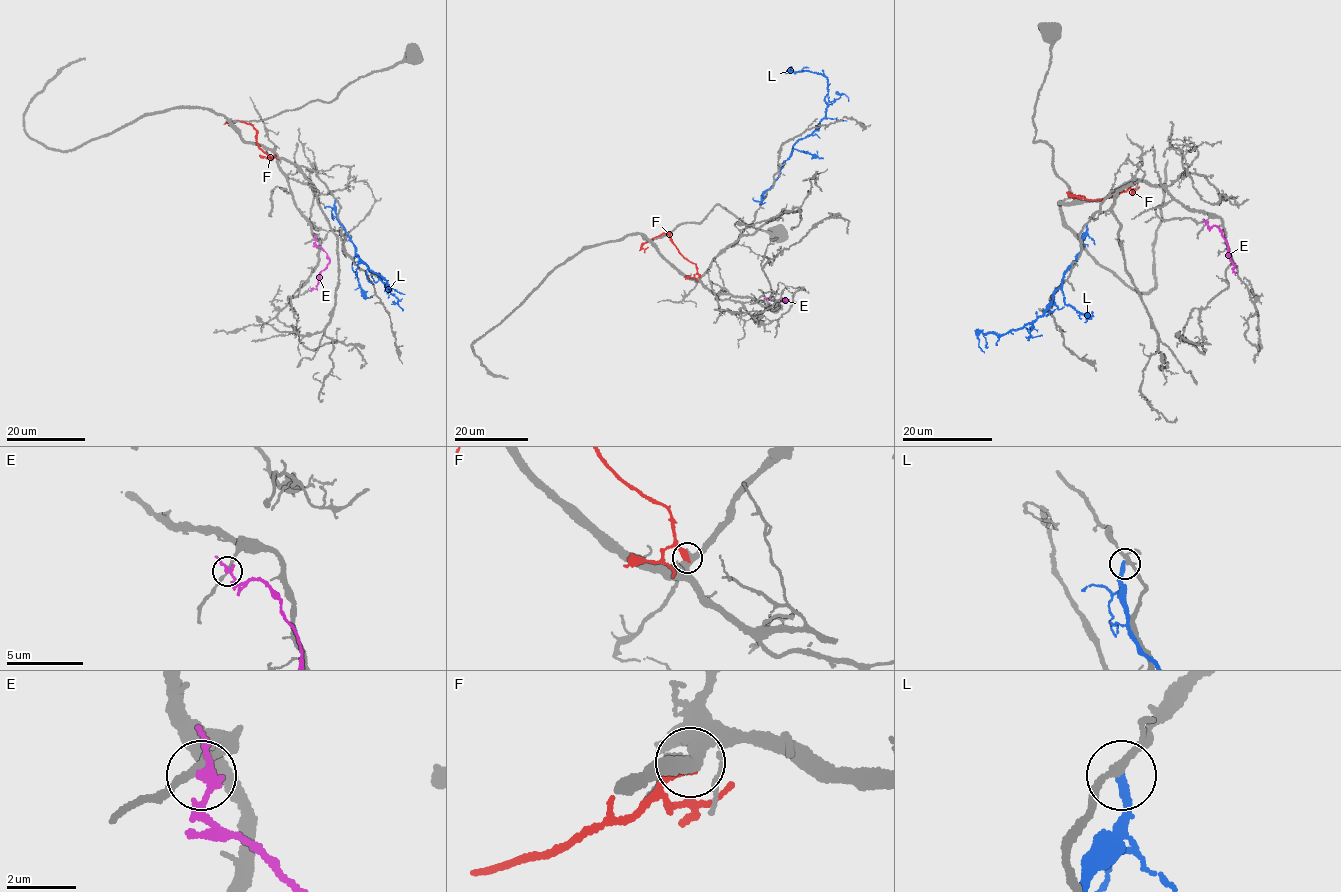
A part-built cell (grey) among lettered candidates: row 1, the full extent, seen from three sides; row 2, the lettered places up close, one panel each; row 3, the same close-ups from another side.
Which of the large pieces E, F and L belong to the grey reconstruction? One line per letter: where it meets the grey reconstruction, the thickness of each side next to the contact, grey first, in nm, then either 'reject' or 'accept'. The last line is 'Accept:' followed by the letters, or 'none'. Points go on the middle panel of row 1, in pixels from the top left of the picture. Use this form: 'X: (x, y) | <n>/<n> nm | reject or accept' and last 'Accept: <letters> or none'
E: (766, 298) | 190/200 nm | reject
F: (700, 276) | 360/360 nm | reject
L: (760, 204) | 220/260 nm | reject
Accept: none

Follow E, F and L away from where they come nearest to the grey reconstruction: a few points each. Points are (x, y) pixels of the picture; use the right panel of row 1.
E: (1206, 223), (1219, 228), (1234, 264), (1235, 275)
F: (1134, 183), (1109, 197), (1090, 200), (1068, 194), (1084, 198)
L: (1086, 225), (1087, 235), (1055, 291), (1054, 303), (1032, 322), (1003, 334), (980, 331), (979, 347), (984, 352)

